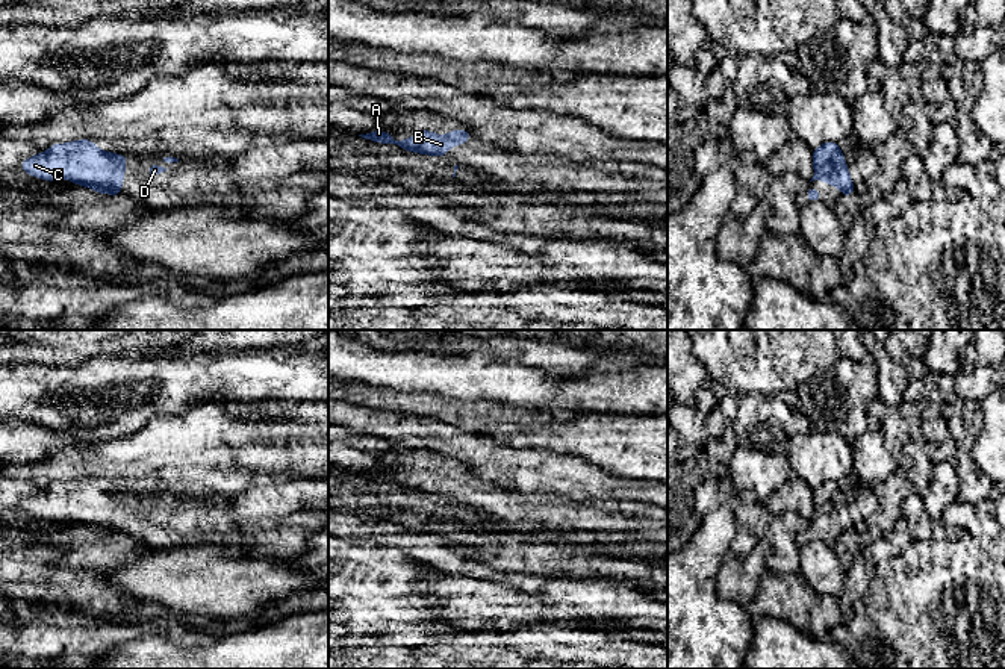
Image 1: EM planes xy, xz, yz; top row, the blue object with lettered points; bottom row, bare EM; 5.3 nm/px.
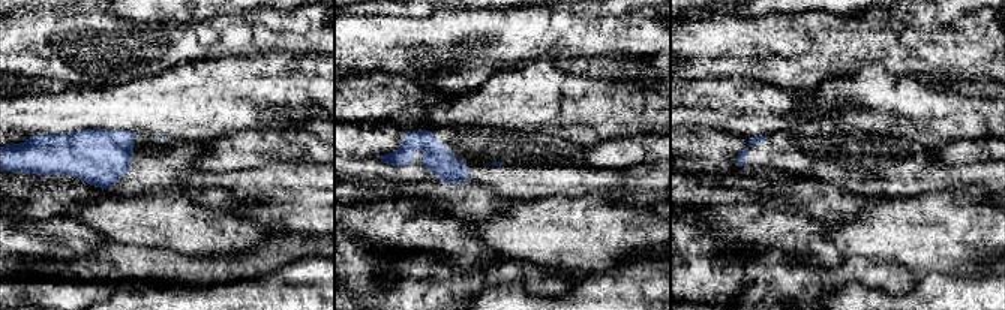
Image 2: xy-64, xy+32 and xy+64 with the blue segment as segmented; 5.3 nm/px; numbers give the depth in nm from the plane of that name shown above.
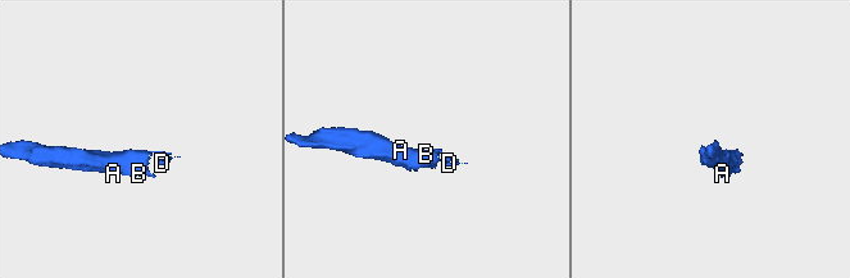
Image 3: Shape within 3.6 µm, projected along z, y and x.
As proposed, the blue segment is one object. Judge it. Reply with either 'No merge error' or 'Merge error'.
No merge error

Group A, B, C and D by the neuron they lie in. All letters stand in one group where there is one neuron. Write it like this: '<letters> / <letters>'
A B C D

